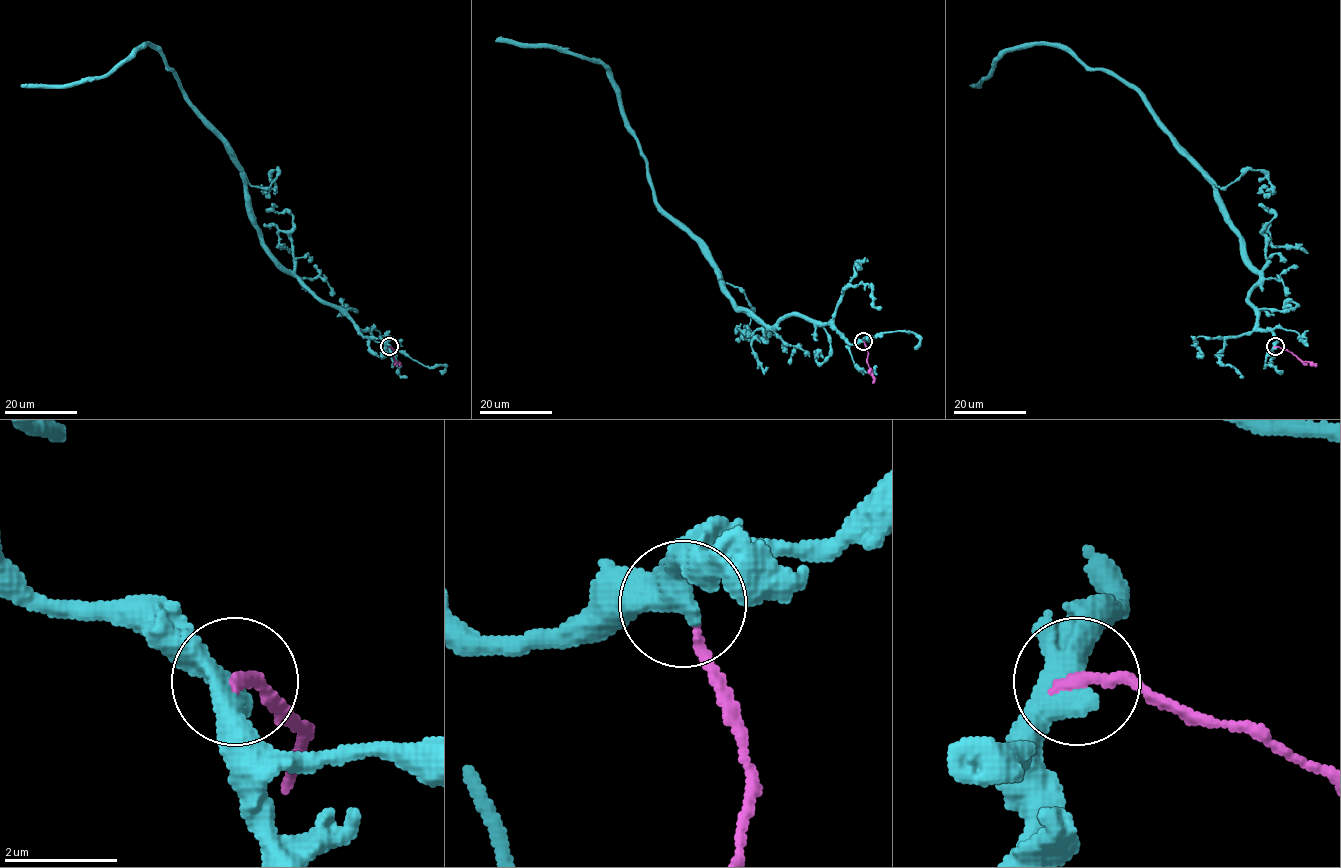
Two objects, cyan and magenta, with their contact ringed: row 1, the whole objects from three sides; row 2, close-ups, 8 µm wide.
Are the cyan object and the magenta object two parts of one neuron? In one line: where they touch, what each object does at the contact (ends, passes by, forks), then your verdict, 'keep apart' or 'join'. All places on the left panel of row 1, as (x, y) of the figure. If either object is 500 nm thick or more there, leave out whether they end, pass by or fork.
at (389, 346); cyan passes by; magenta ends there; keep apart

